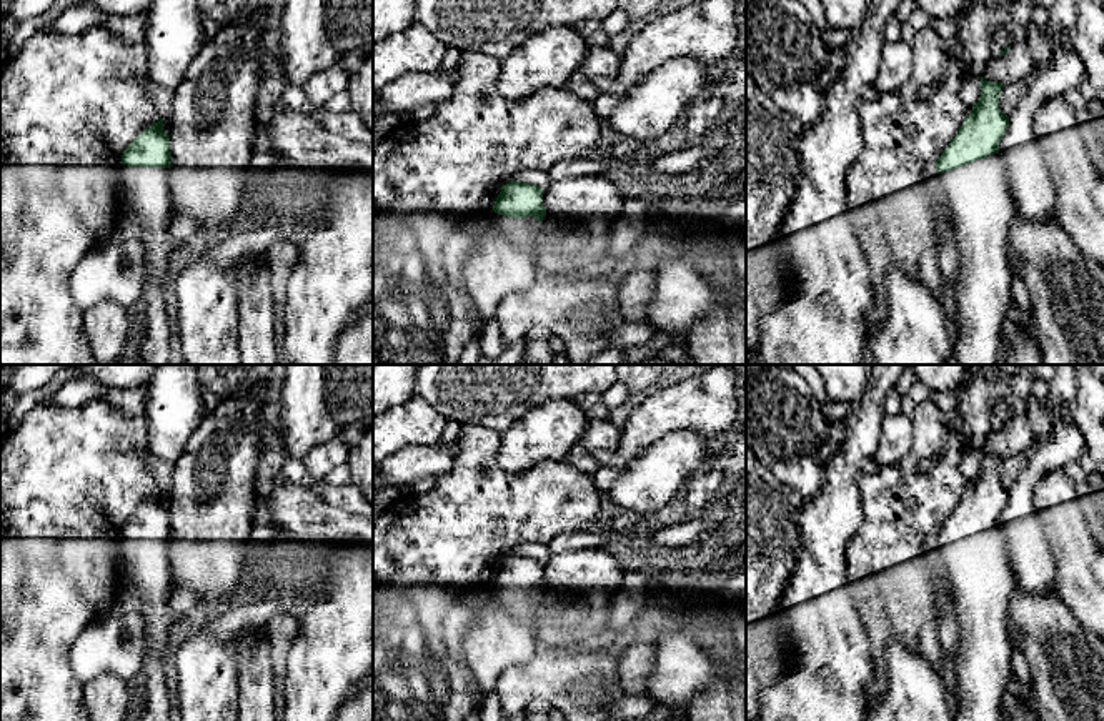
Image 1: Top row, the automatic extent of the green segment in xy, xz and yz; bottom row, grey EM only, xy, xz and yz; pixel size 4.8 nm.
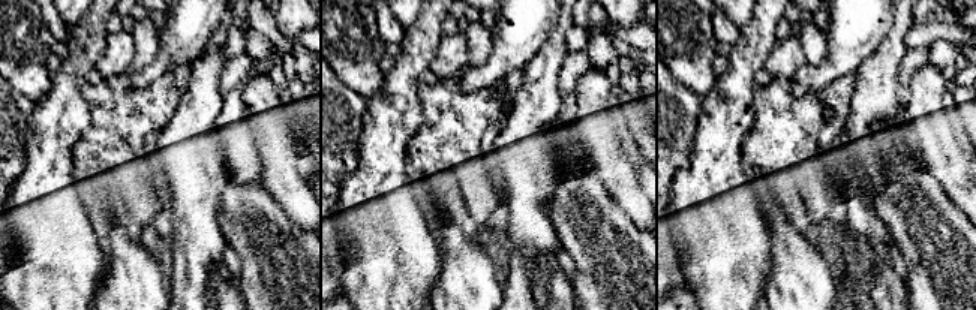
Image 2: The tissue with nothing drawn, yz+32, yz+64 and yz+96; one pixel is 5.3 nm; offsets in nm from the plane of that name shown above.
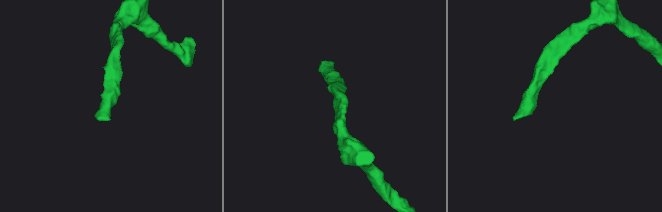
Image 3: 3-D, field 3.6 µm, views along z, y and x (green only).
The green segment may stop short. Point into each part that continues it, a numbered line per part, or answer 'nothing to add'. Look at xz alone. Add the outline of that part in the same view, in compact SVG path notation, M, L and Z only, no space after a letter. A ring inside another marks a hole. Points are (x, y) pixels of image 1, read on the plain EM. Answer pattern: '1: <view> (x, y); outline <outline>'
1: xz (522, 606); outline M493 583L486 588L486 596L495 599L513 619L523 624L533 623L541 598L533 589L515 593L510 589L498 588Z

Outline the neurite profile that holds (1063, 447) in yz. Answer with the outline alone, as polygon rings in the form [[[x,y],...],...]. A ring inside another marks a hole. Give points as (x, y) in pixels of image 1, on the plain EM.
[[[1052,420],[1049,438],[1032,436],[1032,455],[1009,488],[1009,500],[999,515],[1016,589],[1034,594],[1057,588],[1057,566],[1036,515],[1036,486],[1051,471],[1077,463],[1086,446],[1084,431],[1076,423]]]

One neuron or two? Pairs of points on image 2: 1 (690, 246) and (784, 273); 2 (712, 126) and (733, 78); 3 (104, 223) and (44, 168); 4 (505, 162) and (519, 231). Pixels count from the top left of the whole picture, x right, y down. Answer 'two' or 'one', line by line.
1: two
2: one
3: two
4: one

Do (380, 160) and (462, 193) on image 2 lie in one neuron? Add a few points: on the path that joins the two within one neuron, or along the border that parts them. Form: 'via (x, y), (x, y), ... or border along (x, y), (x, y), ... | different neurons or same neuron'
border along (413, 187), (416, 190) | different neurons

